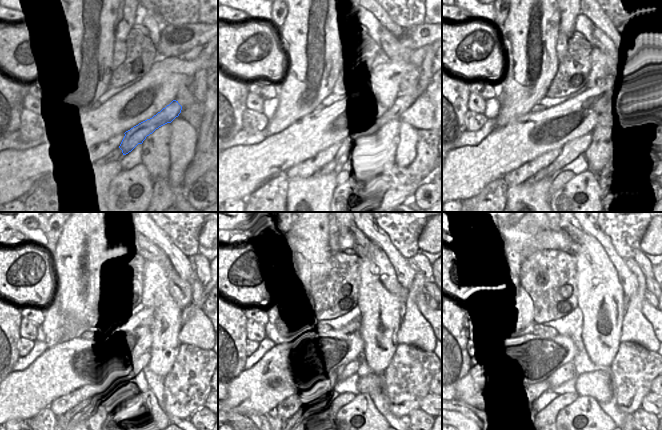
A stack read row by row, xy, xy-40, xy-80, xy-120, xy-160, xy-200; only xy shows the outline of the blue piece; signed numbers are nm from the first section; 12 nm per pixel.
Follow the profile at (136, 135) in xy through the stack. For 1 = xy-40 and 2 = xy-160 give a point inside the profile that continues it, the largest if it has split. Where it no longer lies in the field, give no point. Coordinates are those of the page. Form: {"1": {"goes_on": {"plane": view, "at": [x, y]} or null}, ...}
{"1": {"goes_on": {"plane": "xy-40", "at": [356, 141]}}, "2": {"goes_on": {"plane": "xy-160", "at": [303, 413]}}}

